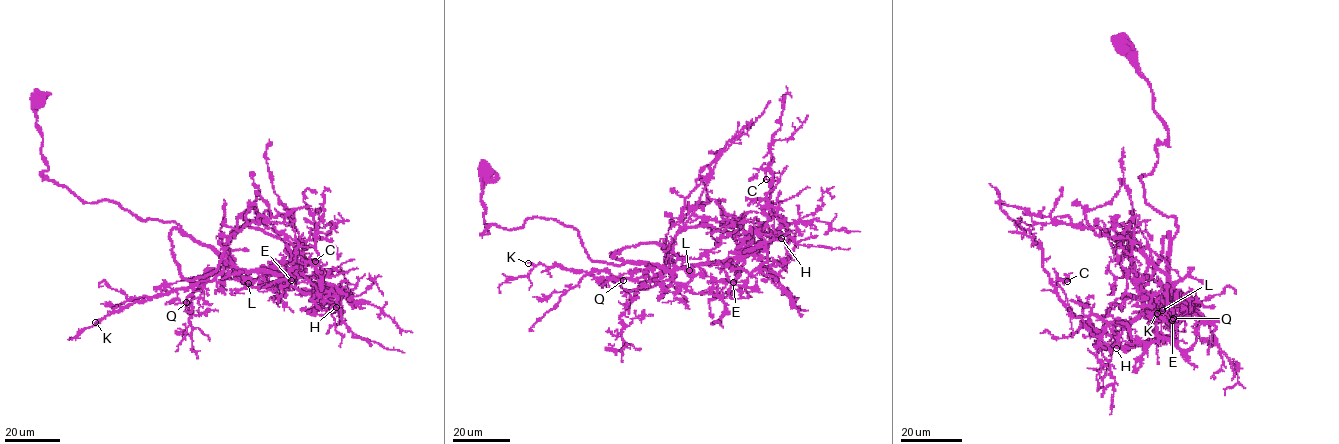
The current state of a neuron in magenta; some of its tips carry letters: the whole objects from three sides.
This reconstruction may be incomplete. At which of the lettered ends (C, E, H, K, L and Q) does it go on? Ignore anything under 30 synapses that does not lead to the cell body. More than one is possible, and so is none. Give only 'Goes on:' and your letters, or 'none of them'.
Goes on: C, K

